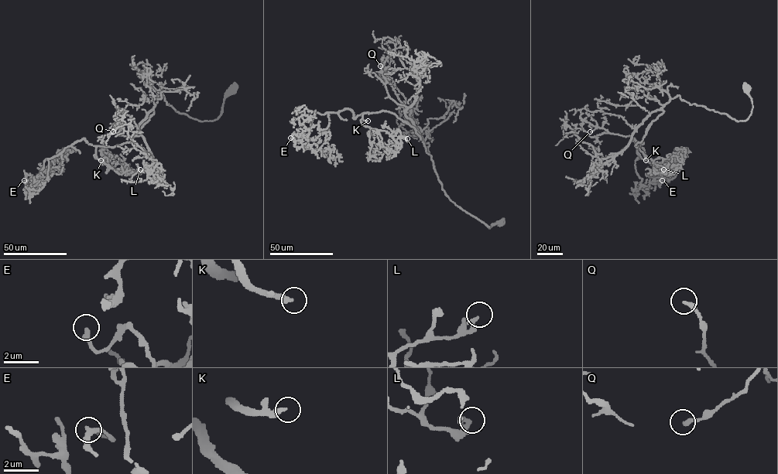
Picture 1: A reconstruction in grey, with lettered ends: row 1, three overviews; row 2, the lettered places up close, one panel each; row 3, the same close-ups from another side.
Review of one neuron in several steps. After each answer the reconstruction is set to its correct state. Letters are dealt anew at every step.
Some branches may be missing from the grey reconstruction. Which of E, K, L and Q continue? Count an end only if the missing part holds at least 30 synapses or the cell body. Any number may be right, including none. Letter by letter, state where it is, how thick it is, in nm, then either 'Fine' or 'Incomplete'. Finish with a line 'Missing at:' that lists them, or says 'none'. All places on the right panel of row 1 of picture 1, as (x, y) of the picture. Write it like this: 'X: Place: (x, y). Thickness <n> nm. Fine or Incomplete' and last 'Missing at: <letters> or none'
E: Place: (662, 180). Thickness 240 nm. Fine
K: Place: (646, 160). Thickness 280 nm. Incomplete
L: Place: (663, 169). Thickness 280 nm. Fine
Q: Place: (590, 131). Thickness 240 nm. Fine
Missing at: K

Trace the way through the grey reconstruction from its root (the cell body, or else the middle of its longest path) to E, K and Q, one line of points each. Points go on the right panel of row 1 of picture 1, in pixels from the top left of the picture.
E: (747, 87), (744, 121), (679, 95), (662, 108), (635, 146), (643, 143), (633, 140), (636, 158), (662, 180)
K: (747, 87), (752, 110), (744, 121), (690, 104), (679, 95), (672, 98), (635, 145), (646, 160)
Q: (747, 87), (752, 110), (744, 121), (690, 104), (678, 95), (651, 113), (631, 135), (597, 127), (590, 131)

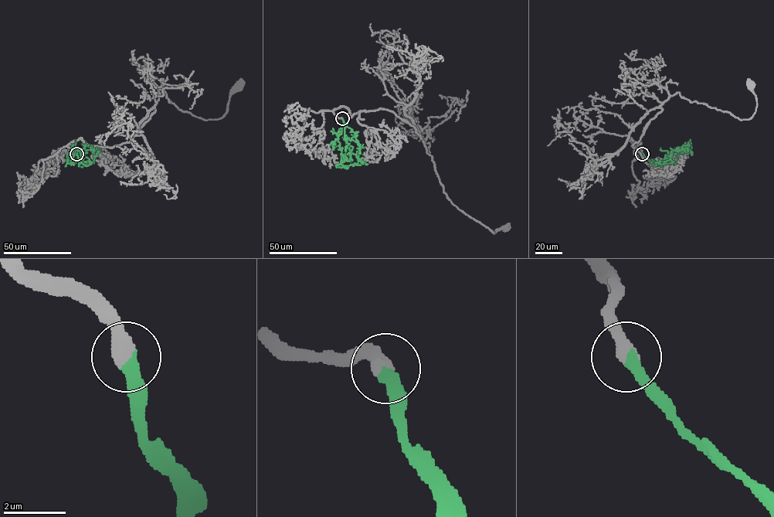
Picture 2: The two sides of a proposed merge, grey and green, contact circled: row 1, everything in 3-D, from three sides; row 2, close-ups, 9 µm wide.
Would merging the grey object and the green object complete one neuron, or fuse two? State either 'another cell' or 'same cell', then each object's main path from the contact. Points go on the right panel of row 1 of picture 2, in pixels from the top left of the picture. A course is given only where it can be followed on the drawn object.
same cell | grey via (642, 153), (630, 139), (640, 143), (633, 146), (670, 96), (677, 92), (749, 119), (756, 106), (751, 84) | green via (642, 153), (657, 165), (668, 154), (679, 150), (667, 155), (660, 164), (652, 159)

